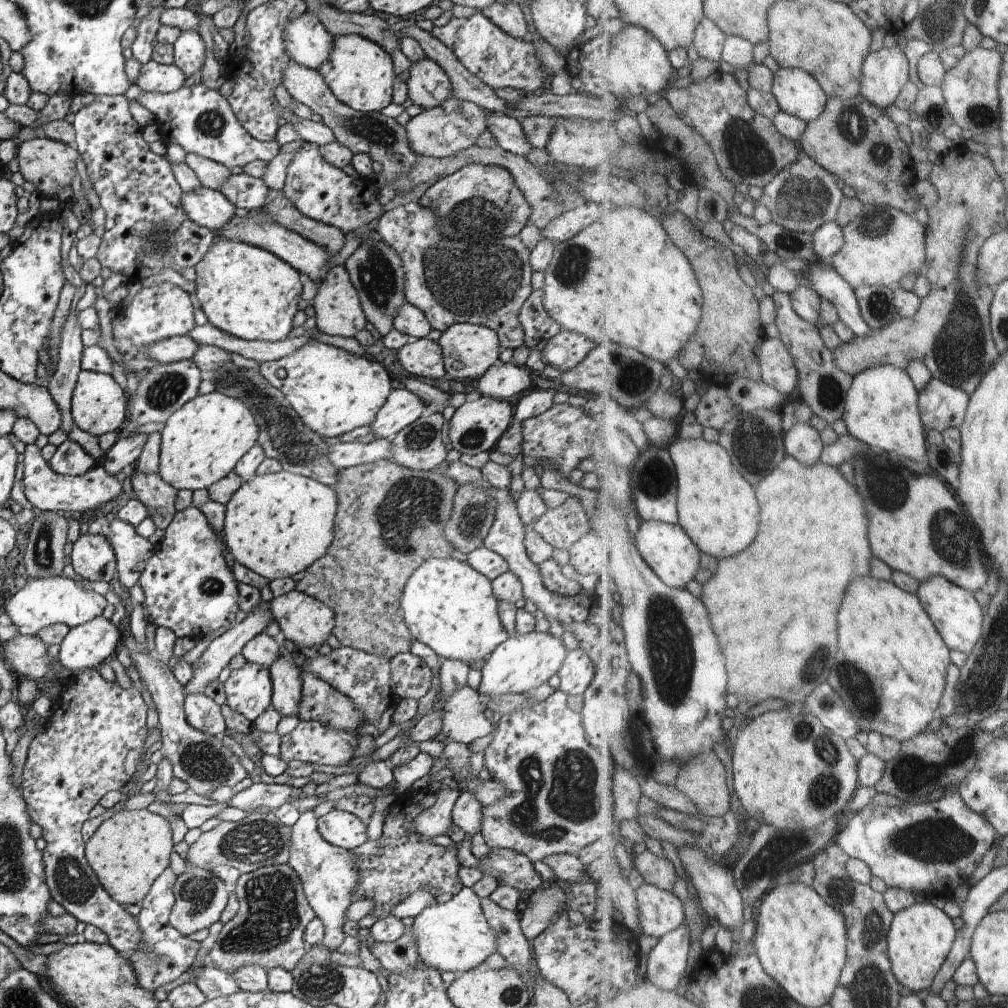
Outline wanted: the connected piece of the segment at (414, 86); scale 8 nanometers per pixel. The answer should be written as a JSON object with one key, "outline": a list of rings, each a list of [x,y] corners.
{"outline":[[[430,58],[412,63],[409,74],[407,94],[413,105],[428,110],[452,98],[450,78],[442,67]]]}

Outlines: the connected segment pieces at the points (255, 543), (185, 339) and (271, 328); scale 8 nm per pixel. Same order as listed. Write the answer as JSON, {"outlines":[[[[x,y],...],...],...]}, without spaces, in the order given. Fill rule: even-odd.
{"outlines":[[[[284,470],[255,475],[243,482],[225,504],[222,536],[235,562],[269,581],[275,578],[288,578],[306,570],[328,552],[328,547],[334,540],[336,514],[338,514],[338,496],[330,485]]],[[[184,335],[154,342],[152,346],[144,348],[144,352],[152,360],[158,360],[158,362],[165,365],[166,363],[180,362],[181,360],[192,360],[198,348],[200,348],[200,344],[196,340]]],[[[218,236],[195,266],[196,296],[208,323],[244,340],[287,339],[294,316],[303,307],[300,273],[271,252],[236,239]]]]}

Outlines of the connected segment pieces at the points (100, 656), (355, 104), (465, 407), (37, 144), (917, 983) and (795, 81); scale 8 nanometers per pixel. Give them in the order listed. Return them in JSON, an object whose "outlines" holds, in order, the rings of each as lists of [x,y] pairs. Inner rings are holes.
{"outlines":[[[[104,615],[71,628],[59,644],[59,663],[74,673],[99,668],[114,657],[122,641],[122,628]]],[[[358,34],[333,37],[334,50],[330,54],[330,60],[324,62],[318,70],[331,94],[336,96],[338,102],[364,113],[380,111],[388,106],[392,102],[393,86],[398,76],[394,72],[391,54],[376,42]]],[[[481,395],[470,396],[462,406],[458,407],[455,415],[449,420],[448,430],[452,448],[460,454],[480,454],[496,448],[499,438],[513,423],[512,408],[510,403],[496,398],[488,398]]],[[[38,137],[19,143],[16,152],[19,171],[26,181],[34,184],[36,191],[47,198],[56,197],[58,192],[66,186],[70,186],[76,176],[79,152],[74,145],[69,145],[48,137]]],[[[936,900],[916,903],[895,914],[892,930],[888,934],[888,950],[896,974],[910,993],[930,990],[960,938],[960,920],[944,912]]],[[[781,67],[773,92],[784,111],[807,121],[820,118],[832,98],[817,76],[800,67]]]]}

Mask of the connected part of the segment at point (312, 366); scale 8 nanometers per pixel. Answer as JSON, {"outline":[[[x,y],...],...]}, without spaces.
{"outline":[[[312,338],[300,350],[294,350],[294,354],[290,356],[260,363],[260,374],[274,388],[282,392],[282,396],[286,397],[302,422],[324,438],[340,437],[360,426],[369,425],[393,389],[390,384],[392,374],[382,363],[372,361],[371,355],[358,356],[343,348],[336,348]]]}

